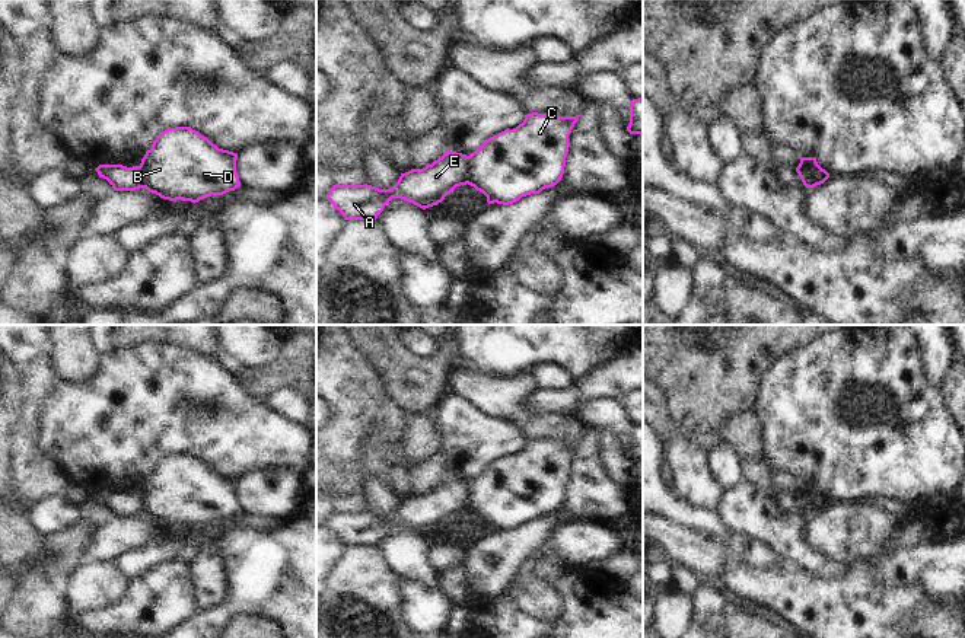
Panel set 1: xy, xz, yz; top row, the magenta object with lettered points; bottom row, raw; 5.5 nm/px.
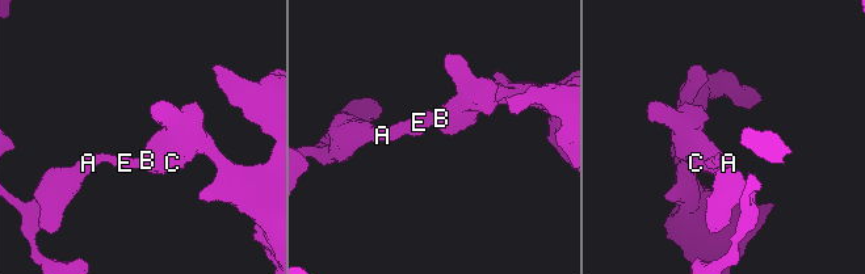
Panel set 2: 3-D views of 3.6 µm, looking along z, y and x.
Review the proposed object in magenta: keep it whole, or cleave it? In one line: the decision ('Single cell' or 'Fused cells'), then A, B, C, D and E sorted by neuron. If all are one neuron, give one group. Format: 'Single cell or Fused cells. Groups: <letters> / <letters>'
Fused cells. Groups: A E / B C D.

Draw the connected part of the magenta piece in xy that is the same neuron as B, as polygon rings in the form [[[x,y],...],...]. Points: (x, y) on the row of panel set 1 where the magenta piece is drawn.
[[[190,127],[168,128],[141,159],[143,188],[163,200],[195,204],[241,186],[236,159]]]

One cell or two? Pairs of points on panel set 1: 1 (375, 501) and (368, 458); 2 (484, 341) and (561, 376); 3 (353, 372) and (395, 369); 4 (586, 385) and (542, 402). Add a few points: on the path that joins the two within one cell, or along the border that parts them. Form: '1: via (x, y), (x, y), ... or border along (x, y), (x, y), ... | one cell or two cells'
1: via (375, 491), (375, 468) | one cell
2: border along (529, 372), (540, 363), (556, 363), (569, 375) | two cells
3: border along (354, 343), (372, 361), (384, 392), (391, 401) | two cells
4: via (576, 392), (563, 401), (553, 401) | one cell

